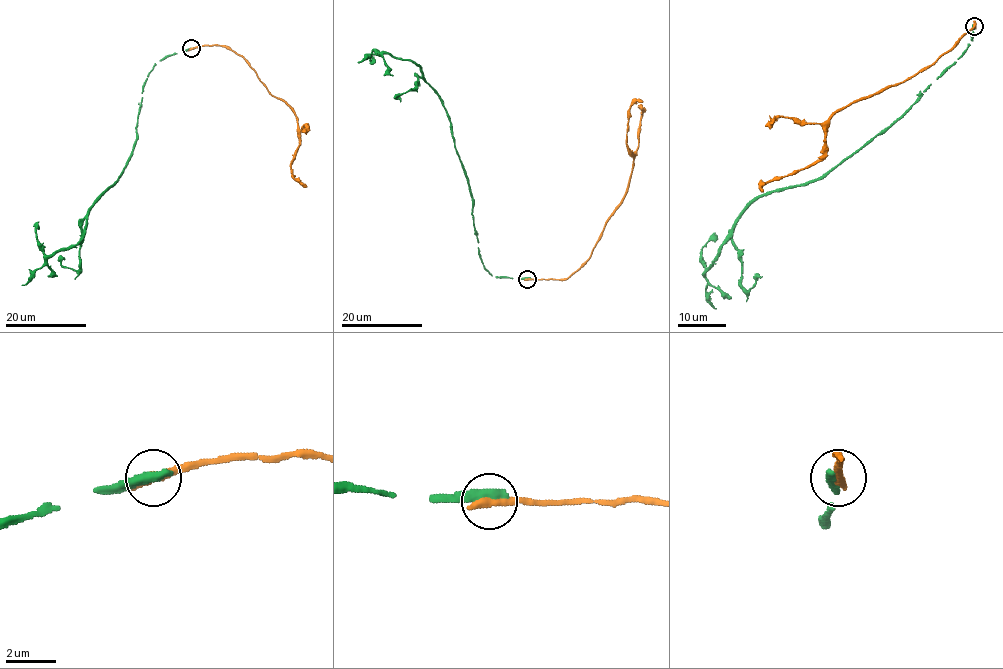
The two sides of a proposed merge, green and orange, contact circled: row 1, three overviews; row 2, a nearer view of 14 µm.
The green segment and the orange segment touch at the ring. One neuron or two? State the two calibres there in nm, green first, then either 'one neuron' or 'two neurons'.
440/460 nm | two neurons

